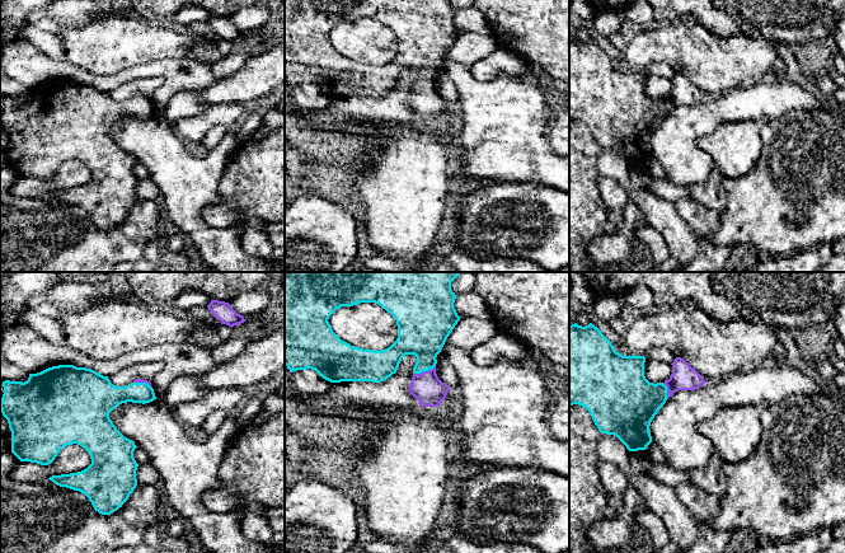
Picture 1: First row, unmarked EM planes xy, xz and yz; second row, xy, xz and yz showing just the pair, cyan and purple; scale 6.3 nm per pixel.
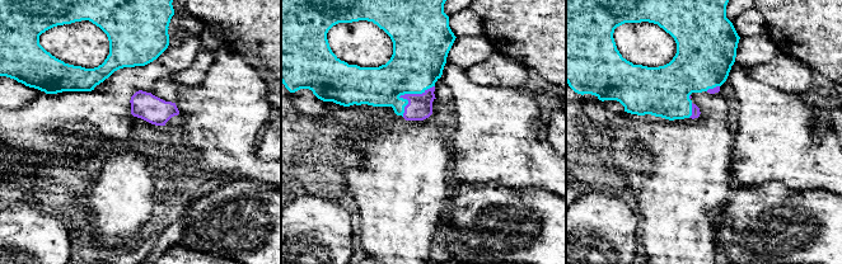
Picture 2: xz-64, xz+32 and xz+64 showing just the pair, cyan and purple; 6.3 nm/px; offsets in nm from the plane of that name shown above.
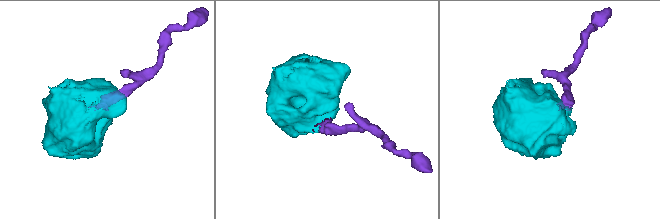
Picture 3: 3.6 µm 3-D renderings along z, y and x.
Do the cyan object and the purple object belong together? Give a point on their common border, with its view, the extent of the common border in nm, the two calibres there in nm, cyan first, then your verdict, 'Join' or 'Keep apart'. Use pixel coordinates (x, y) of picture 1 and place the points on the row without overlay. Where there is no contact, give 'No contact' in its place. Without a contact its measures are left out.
Touches cyan at xz (423, 85). Shared border 160 nm. Thickness 320 nm (cyan) against 190 nm. Join

